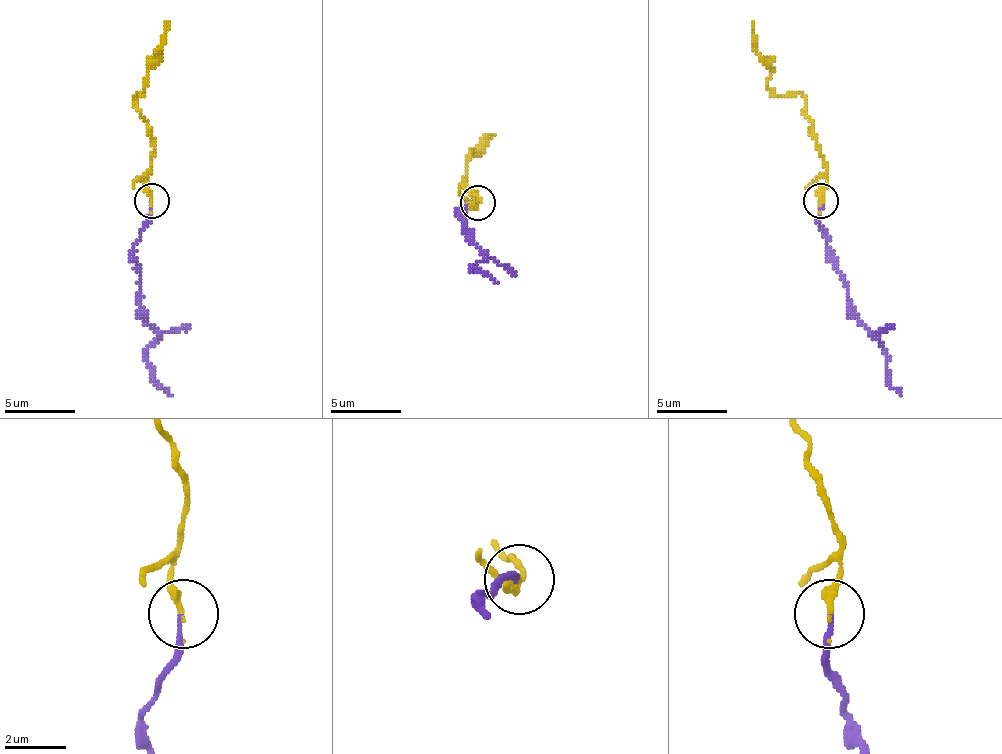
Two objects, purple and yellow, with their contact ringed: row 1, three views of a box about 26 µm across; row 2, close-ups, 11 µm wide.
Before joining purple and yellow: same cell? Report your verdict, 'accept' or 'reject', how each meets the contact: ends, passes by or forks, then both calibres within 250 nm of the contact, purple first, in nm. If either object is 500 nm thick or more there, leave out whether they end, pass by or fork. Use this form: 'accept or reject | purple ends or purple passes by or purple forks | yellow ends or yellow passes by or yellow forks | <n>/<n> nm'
accept | purple ends | yellow ends | 150/200 nm

